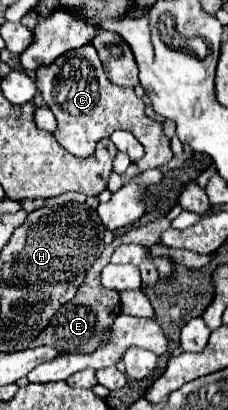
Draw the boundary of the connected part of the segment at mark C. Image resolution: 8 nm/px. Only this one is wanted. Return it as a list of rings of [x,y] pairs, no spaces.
[[[92,45],[68,51],[52,65],[36,69],[36,87],[58,121],[58,127],[52,133],[54,139],[74,157],[92,157],[100,137],[110,137],[116,129],[130,131],[144,145],[145,155],[136,162],[140,172],[160,167],[174,157],[170,139],[162,131],[162,123],[144,113],[144,101],[136,97],[132,87],[124,89],[106,79],[98,53]]]

